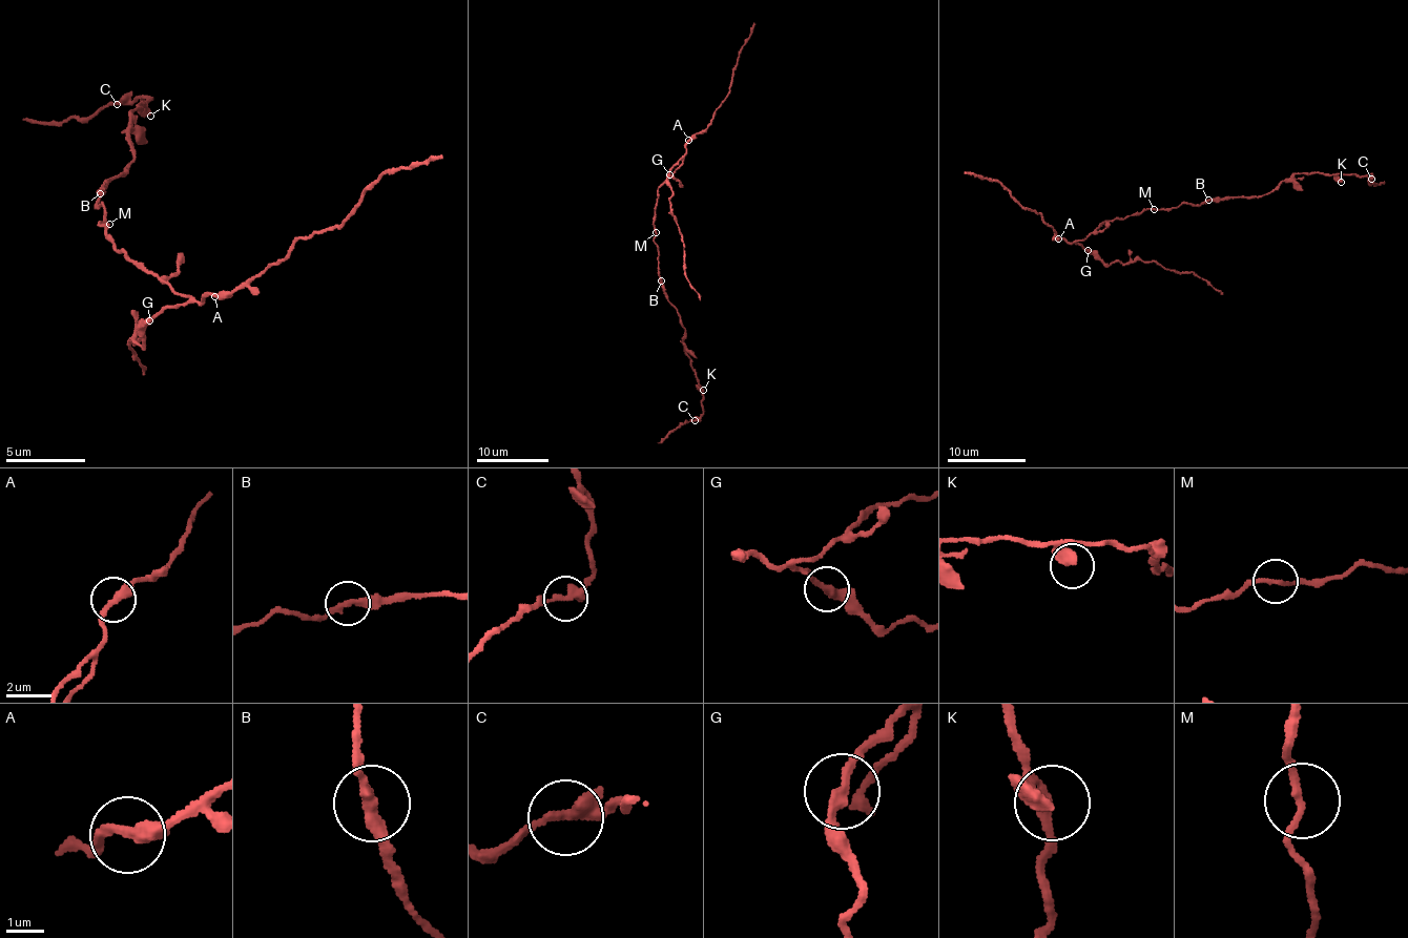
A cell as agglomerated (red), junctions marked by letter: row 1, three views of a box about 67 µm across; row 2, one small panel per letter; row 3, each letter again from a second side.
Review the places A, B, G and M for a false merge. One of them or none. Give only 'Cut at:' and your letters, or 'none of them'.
Cut at: B

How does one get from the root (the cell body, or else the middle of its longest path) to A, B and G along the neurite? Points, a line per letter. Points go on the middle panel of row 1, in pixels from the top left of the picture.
A: (655, 232), (658, 189), (682, 162), (688, 140)
B: (655, 232), (653, 242), (658, 248), (662, 282)
G: (655, 232), (658, 189), (669, 174)

